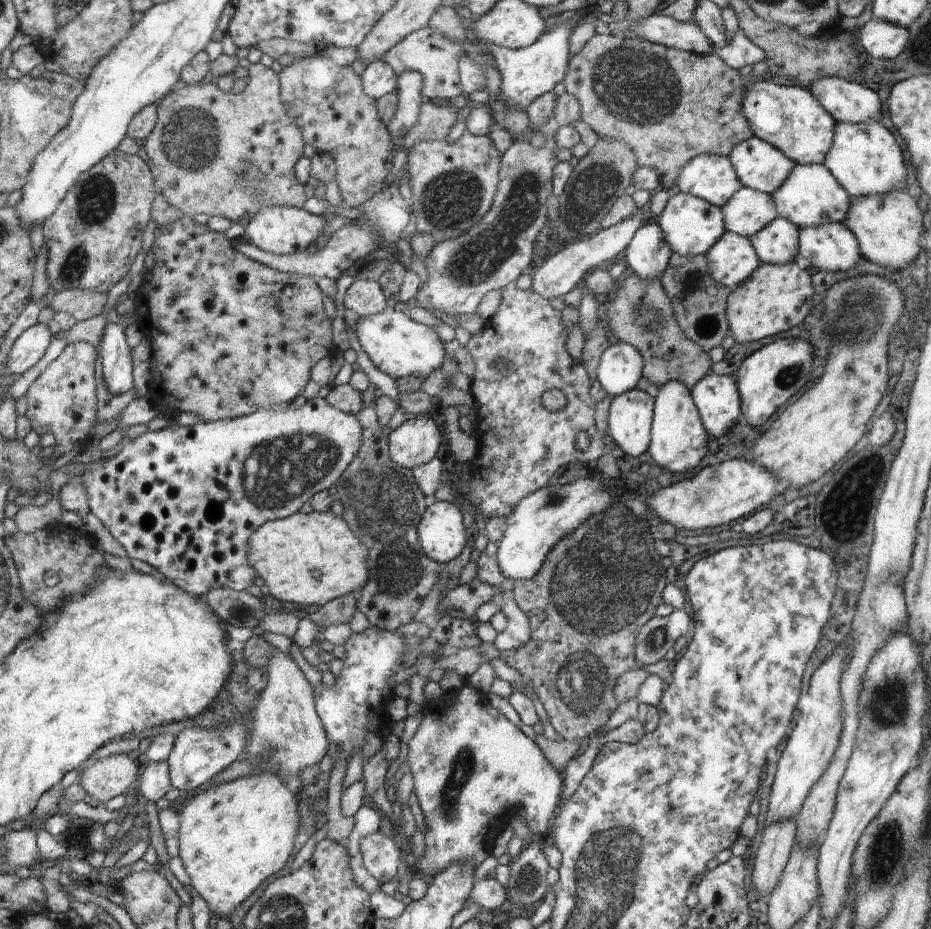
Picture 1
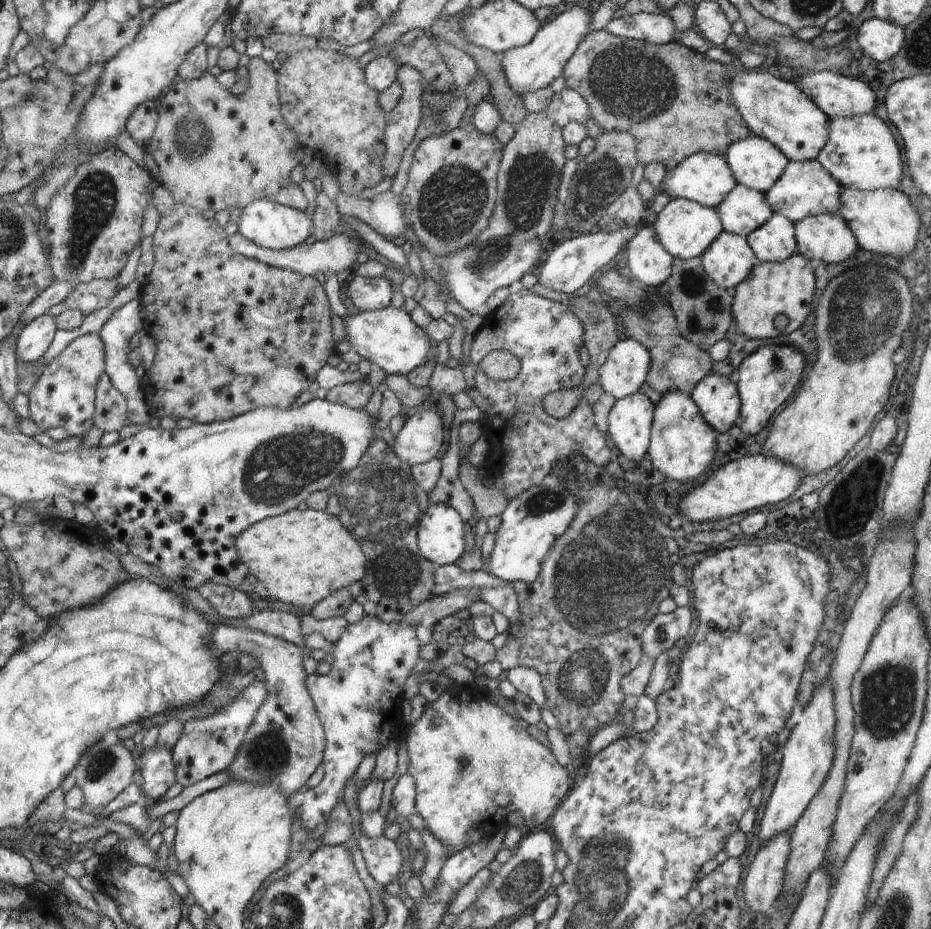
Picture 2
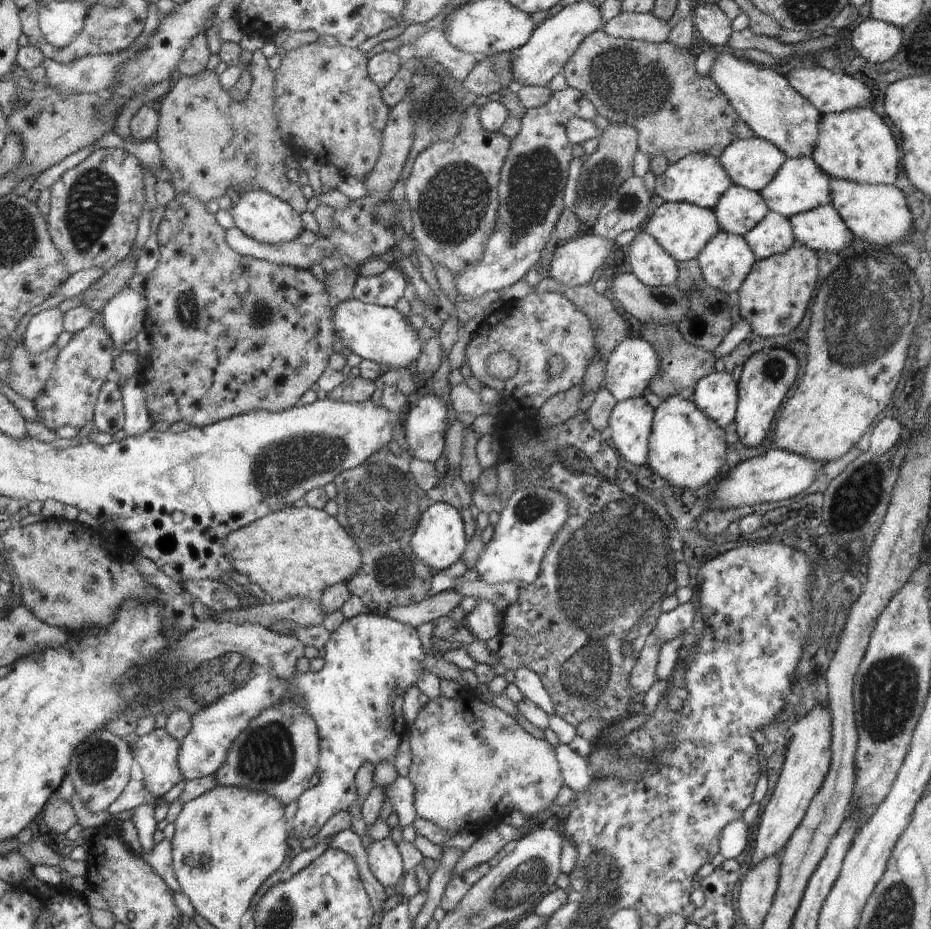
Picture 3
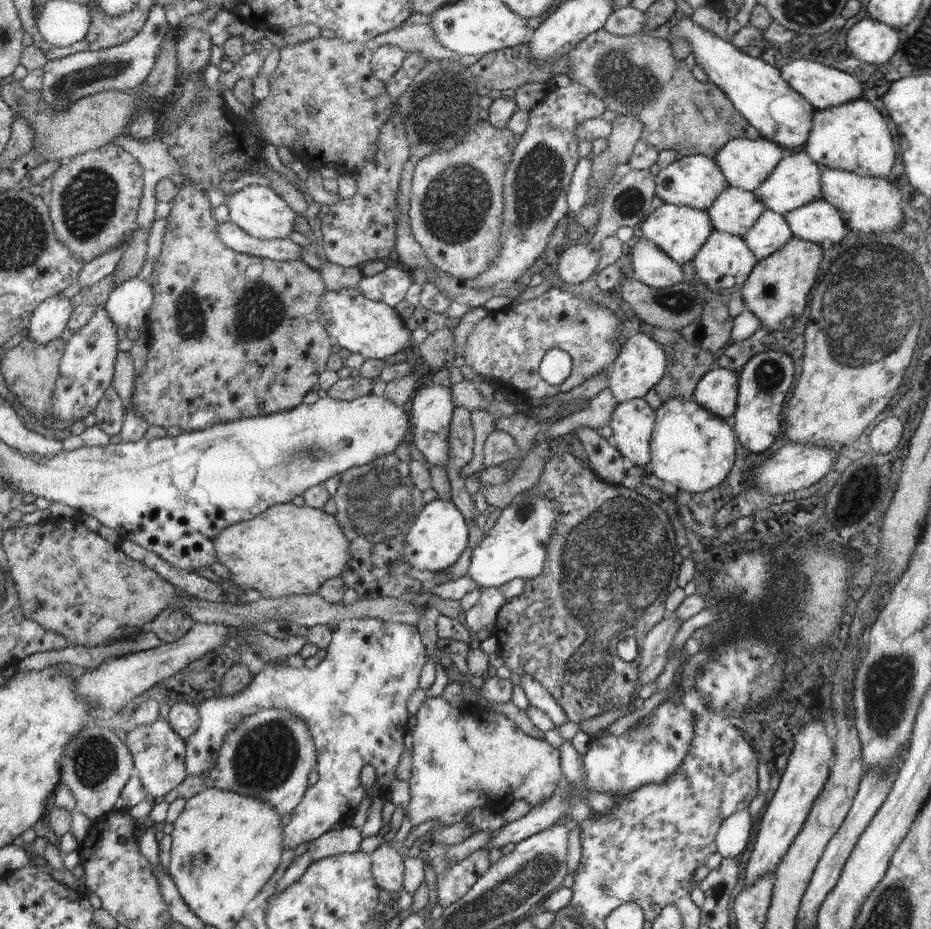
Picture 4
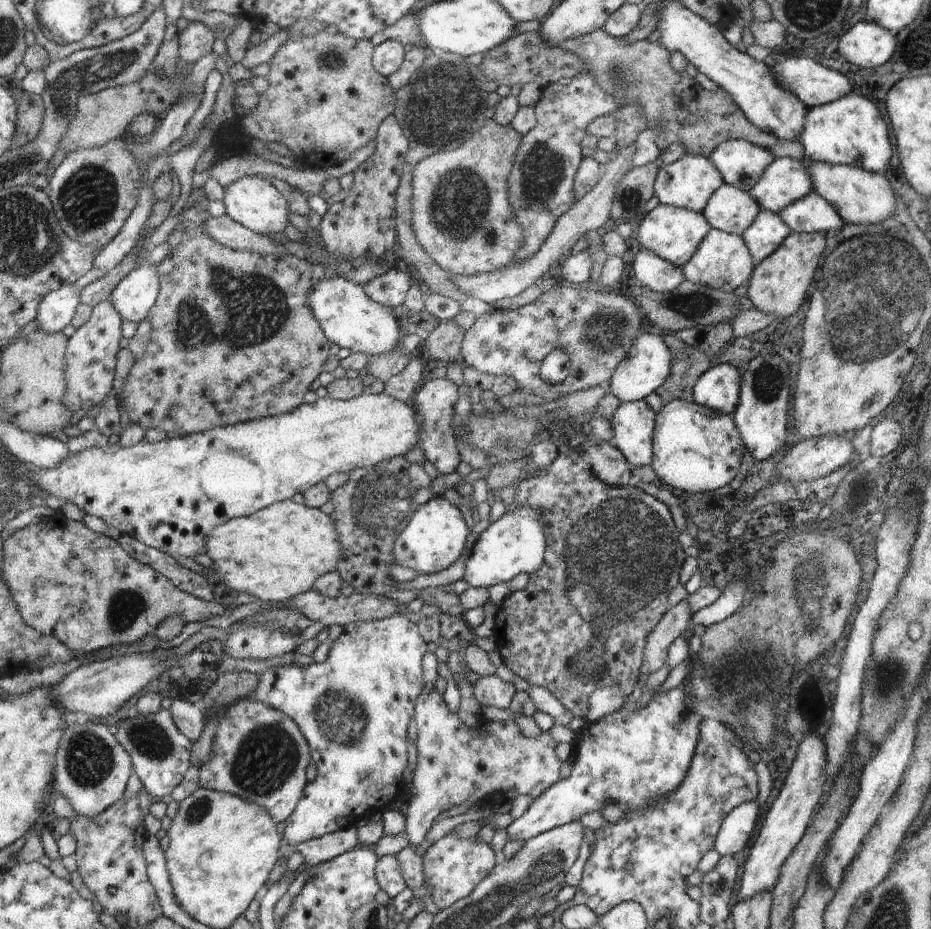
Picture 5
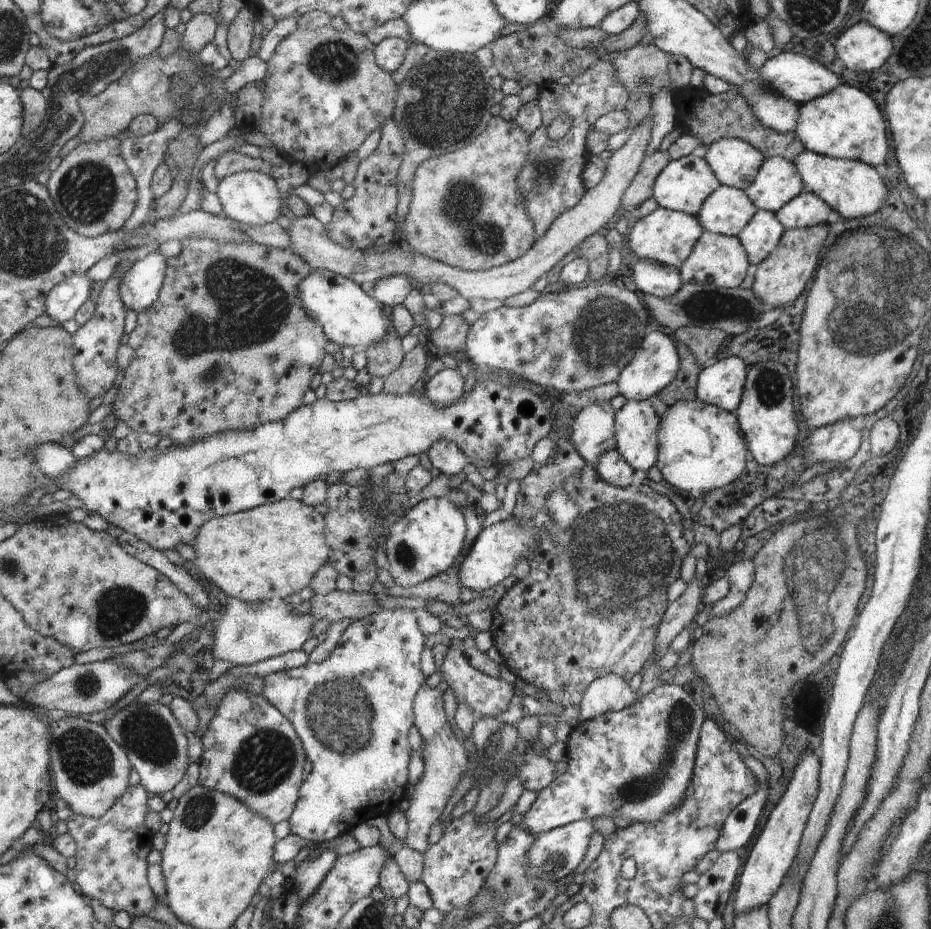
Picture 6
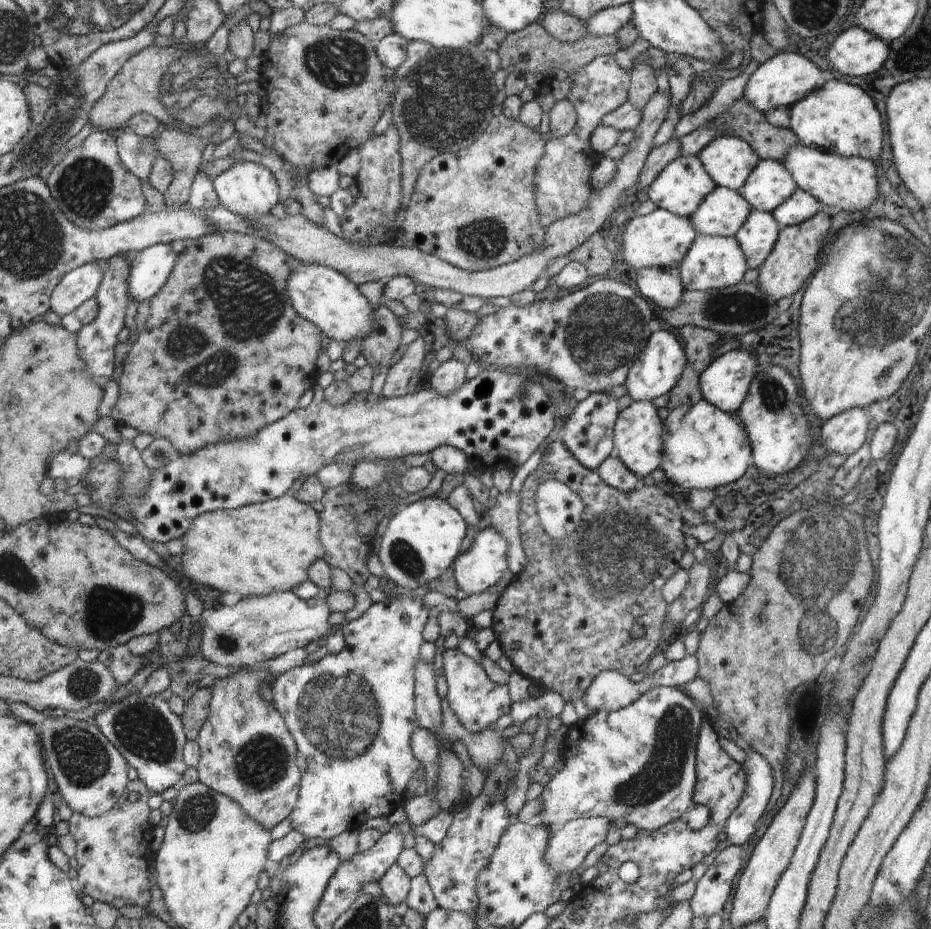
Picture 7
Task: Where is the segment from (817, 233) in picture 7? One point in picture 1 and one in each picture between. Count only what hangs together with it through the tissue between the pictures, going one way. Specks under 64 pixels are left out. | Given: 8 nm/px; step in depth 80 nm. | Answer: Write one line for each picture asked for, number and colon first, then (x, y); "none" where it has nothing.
1: (774, 298)
2: (775, 298)
3: (774, 297)
4: (777, 291)
5: (778, 284)
6: (782, 277)

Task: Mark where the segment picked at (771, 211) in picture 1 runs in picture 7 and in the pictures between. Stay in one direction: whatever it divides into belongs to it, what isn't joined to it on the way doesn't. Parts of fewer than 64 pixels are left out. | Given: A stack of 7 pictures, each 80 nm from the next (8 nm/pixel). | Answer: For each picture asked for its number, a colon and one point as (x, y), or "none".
2: (744, 210)
3: (738, 210)
4: (735, 211)
5: (729, 209)
6: (727, 210)
7: (723, 212)

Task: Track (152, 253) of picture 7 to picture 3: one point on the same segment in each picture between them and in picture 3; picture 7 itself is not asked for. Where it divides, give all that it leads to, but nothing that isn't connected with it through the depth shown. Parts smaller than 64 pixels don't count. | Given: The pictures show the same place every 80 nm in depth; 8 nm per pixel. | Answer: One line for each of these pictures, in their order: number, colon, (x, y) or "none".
3: (125, 315)
4: (129, 305)
5: (133, 297)
6: (139, 288)

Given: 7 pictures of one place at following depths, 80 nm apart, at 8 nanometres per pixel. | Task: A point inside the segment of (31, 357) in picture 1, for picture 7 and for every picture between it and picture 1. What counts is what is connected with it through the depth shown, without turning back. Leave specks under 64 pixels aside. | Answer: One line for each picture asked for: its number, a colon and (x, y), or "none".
2: (35, 338)
3: (42, 332)
4: (50, 319)
5: (56, 310)
6: (63, 301)
7: (81, 284)

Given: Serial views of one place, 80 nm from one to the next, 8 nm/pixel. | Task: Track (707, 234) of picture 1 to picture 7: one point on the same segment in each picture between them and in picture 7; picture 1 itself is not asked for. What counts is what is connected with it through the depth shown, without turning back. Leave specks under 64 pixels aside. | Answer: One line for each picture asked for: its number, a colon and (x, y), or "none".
2: (685, 228)
3: (682, 229)
4: (679, 231)
5: (673, 233)
6: (667, 236)
7: (661, 239)

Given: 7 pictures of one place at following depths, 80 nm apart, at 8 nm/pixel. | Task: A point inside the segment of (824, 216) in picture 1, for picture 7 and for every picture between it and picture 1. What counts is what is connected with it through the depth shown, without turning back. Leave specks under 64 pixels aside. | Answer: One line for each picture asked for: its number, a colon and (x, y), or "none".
2: (804, 188)
3: (800, 185)
4: (795, 181)
5: (787, 180)
6: (777, 182)
7: (771, 183)

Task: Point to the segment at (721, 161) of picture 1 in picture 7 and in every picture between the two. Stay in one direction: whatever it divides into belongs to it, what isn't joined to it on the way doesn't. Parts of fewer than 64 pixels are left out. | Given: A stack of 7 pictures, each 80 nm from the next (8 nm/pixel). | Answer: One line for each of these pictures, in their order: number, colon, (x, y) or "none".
2: (705, 178)
3: (699, 179)
4: (694, 181)
5: (689, 182)
6: (684, 185)
7: (681, 187)

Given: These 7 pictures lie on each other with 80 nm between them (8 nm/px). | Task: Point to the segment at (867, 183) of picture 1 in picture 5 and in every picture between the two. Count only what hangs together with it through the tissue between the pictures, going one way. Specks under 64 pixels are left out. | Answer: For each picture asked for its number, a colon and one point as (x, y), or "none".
2: (861, 152)
3: (857, 145)
4: (854, 137)
5: (850, 131)

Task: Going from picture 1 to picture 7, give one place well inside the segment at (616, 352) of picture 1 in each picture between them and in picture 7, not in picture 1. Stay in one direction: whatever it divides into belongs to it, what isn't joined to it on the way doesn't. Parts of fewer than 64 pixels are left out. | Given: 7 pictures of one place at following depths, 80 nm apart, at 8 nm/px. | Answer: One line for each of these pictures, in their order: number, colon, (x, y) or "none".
2: (624, 373)
3: (634, 362)
4: (641, 363)
5: (648, 363)
6: (656, 362)
7: (659, 365)

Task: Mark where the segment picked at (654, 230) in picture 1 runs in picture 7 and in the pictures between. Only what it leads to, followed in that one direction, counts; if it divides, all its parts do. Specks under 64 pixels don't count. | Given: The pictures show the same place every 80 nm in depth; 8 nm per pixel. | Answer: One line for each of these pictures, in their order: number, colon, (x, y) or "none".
2: (650, 264)
3: (650, 263)
4: (653, 268)
5: (659, 275)
6: (652, 277)
7: (663, 286)

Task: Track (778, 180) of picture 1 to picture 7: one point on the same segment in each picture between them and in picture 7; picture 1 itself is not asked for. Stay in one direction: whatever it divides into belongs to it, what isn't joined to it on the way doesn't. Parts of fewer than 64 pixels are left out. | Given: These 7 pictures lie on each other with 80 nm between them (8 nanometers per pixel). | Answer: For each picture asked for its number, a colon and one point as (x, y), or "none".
2: (754, 162)
3: (751, 163)
4: (745, 164)
5: (741, 163)
6: (735, 162)
7: (729, 161)

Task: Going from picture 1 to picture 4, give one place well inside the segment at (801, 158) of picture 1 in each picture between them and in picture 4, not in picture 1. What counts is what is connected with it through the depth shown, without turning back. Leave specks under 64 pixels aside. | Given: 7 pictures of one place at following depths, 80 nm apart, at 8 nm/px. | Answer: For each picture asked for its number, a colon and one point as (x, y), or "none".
2: (774, 109)
3: (774, 111)
4: (756, 89)

